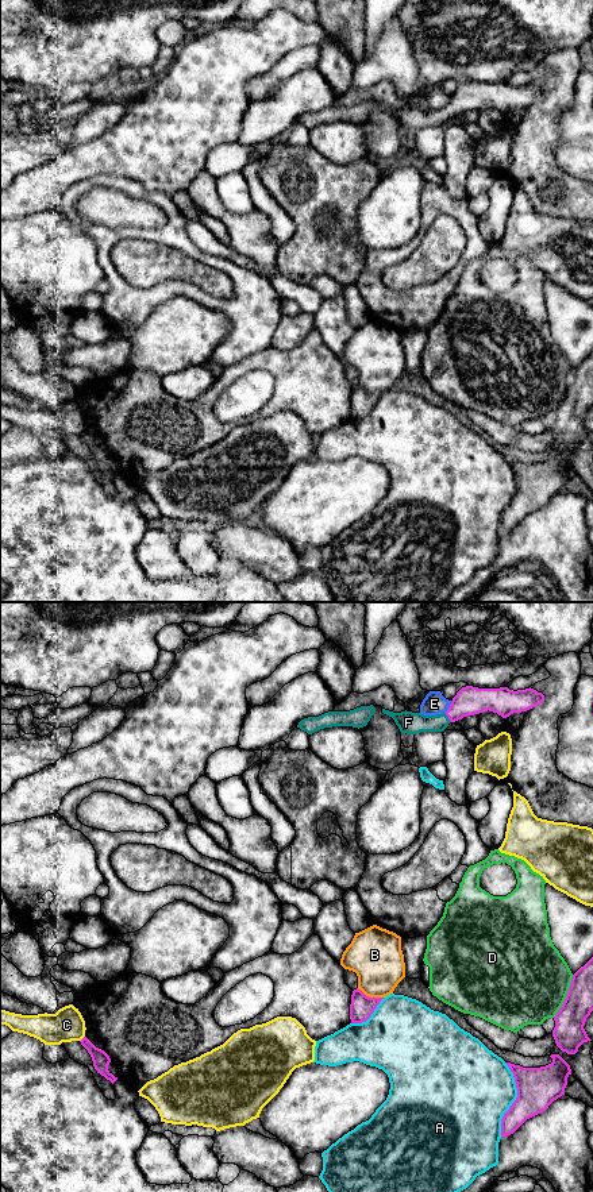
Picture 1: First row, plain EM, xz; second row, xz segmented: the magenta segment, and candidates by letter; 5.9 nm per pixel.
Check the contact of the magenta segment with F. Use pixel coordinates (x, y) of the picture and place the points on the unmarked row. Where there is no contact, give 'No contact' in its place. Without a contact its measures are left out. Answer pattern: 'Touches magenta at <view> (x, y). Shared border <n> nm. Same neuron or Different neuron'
Touches magenta at xz (447, 111). Shared border 70 nm. Same neuron

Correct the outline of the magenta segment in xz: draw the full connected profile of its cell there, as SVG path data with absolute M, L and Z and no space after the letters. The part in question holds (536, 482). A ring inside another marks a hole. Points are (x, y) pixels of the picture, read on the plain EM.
M559 450L550 452L552 458L540 463L505 458L513 468L517 493L501 514L501 532L513 529L527 514L542 509L565 490L570 460Z

